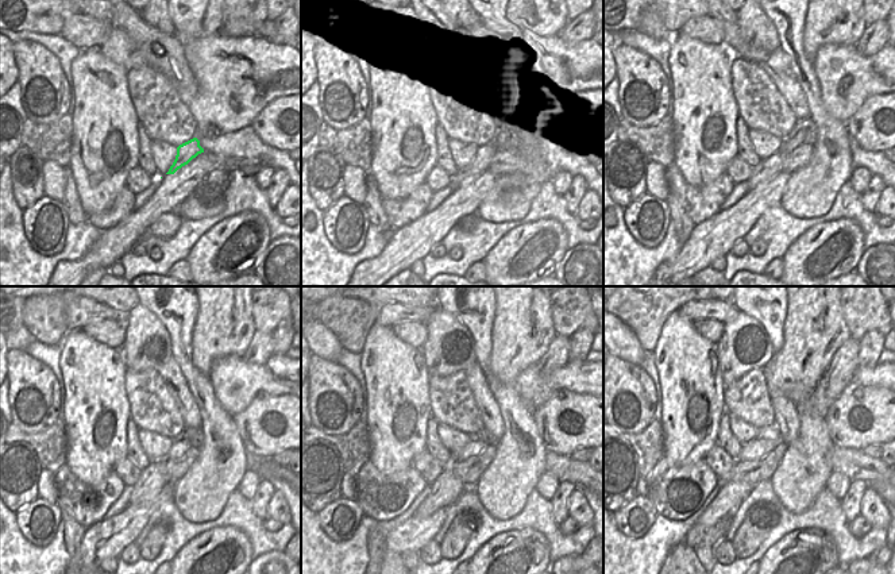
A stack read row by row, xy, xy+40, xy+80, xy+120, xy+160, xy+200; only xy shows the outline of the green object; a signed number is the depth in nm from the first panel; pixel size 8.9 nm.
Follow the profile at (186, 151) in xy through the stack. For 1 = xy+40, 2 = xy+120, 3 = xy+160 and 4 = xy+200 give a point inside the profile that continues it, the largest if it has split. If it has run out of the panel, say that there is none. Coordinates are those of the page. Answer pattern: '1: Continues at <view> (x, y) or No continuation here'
1: Continues at xy+40 (485, 155)
2: Continues at xy+120 (150, 482)
3: Continues at xy+160 (444, 490)
4: Continues at xy+200 (730, 494).

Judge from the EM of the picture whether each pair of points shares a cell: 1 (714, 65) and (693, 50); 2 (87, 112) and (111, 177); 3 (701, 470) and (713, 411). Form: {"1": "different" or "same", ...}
{"1": "same", "2": "same", "3": "different"}

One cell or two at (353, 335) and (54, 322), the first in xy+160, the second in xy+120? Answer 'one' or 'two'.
one

